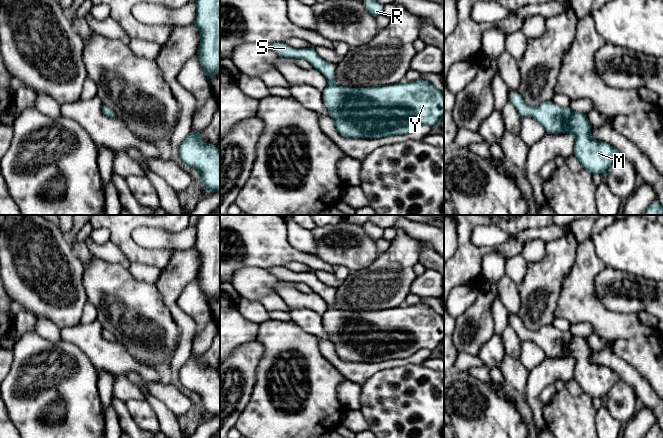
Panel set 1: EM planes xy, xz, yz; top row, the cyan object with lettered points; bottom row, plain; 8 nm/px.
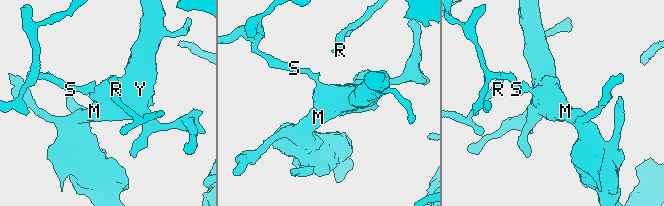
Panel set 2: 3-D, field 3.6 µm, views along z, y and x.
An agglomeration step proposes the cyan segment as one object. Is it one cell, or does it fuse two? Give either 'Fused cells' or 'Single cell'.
Single cell

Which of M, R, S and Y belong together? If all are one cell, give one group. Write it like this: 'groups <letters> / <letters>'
groups M R S Y

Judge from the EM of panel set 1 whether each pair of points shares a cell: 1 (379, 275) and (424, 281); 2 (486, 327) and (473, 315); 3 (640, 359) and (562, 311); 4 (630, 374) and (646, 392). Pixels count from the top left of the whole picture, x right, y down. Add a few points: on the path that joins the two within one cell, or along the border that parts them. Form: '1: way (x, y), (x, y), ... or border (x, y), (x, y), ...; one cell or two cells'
1: border (415, 276), (410, 285), (409, 292); two cells
2: way (483, 325), (476, 318); one cell
3: way (621, 339), (593, 311), (582, 311); one cell
4: way (633, 378), (642, 388); one cell

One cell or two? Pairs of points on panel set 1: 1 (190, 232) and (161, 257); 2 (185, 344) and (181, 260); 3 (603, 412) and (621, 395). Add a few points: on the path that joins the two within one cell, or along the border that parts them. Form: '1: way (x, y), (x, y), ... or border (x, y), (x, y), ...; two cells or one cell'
1: border (147, 247), (168, 248), (173, 251); two cells
2: way (184, 323), (172, 306), (172, 281); one cell
3: border (604, 402), (608, 412), (621, 423); two cells

